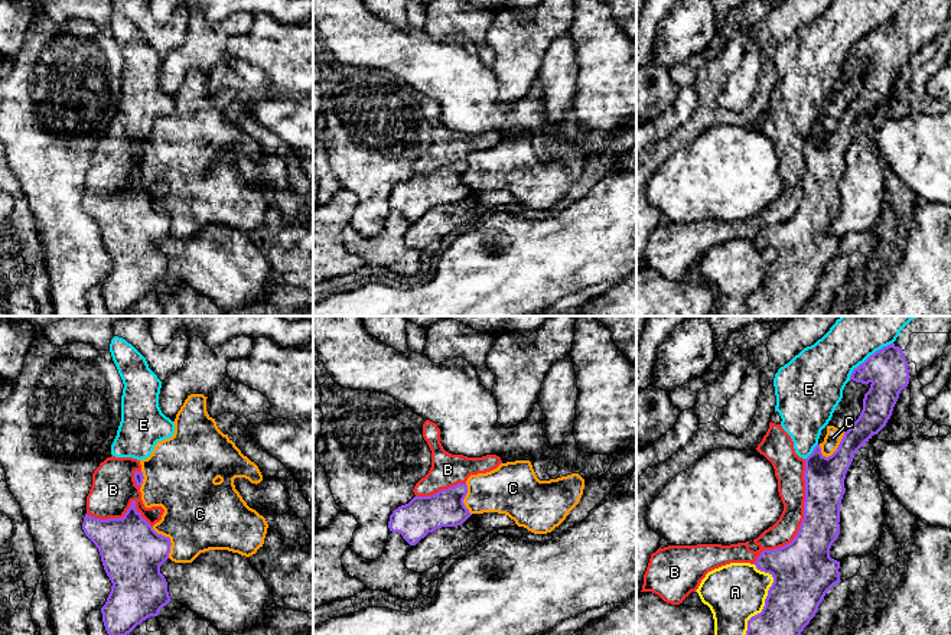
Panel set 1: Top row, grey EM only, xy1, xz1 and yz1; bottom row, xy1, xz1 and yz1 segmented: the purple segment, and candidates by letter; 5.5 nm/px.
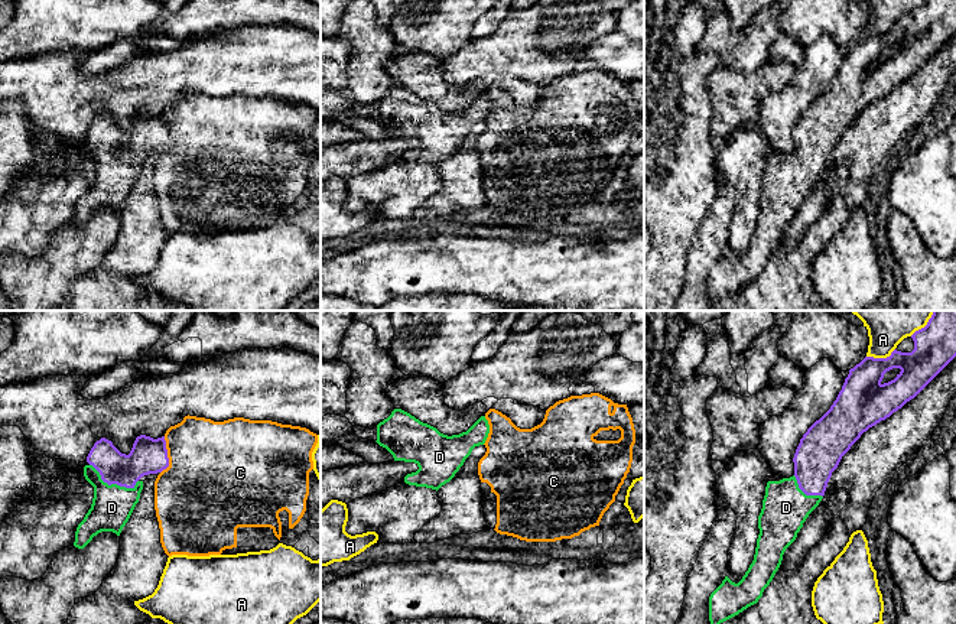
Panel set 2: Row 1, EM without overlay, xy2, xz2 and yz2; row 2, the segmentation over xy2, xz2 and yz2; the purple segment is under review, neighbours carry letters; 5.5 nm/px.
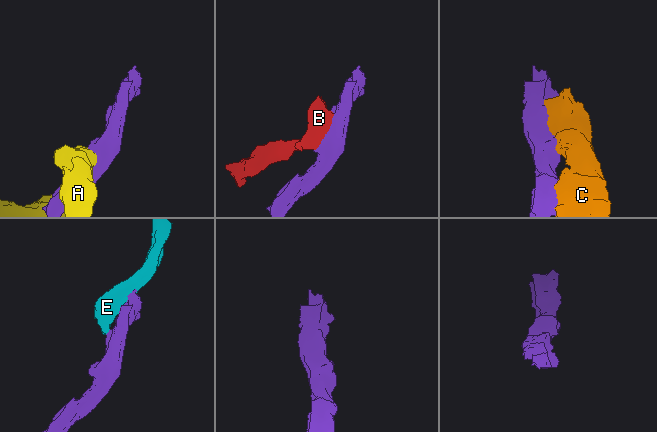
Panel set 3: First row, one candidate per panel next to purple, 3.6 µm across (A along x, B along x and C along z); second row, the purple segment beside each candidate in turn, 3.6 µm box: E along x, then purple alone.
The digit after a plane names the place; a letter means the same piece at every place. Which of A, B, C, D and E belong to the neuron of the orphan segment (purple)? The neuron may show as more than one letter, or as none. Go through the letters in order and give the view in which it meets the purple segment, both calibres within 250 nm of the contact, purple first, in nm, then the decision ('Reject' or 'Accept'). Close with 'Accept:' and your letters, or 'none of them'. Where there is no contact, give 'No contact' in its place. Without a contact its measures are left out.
A: Touches purple in yz1. Thickness 320 nm (purple) against 320 nm. Reject
B: Touches purple in yz1. Thickness 300 nm (purple) against 160 nm. Reject
C: Touches purple in yz1. Thickness 220 nm (purple) against 90 nm. Reject
D: Touches purple in xy2. Thickness 200 nm (purple) against 220 nm. Accept
E: Touches purple in yz1. Thickness 220 nm (purple) against 280 nm. Reject
Accept: D

